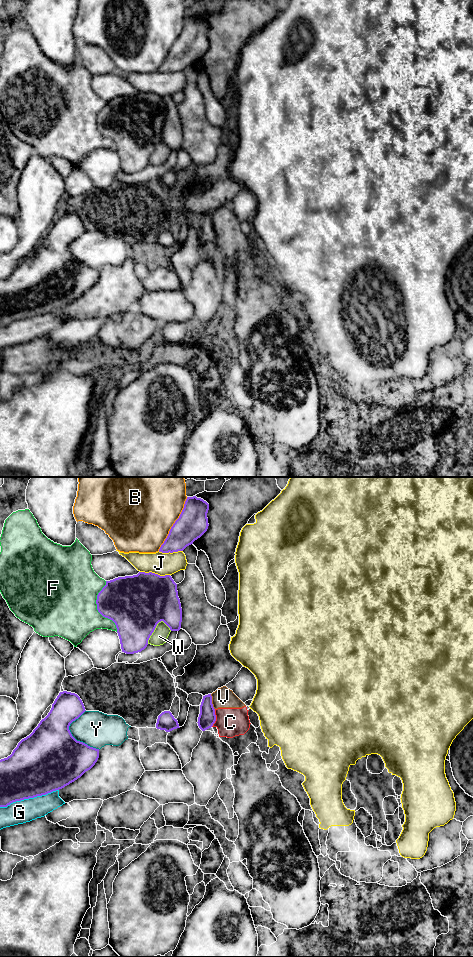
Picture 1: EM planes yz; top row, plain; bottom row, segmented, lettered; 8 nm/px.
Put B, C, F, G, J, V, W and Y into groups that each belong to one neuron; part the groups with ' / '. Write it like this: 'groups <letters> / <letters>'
groups B / C V / F / G / J / W / Y

